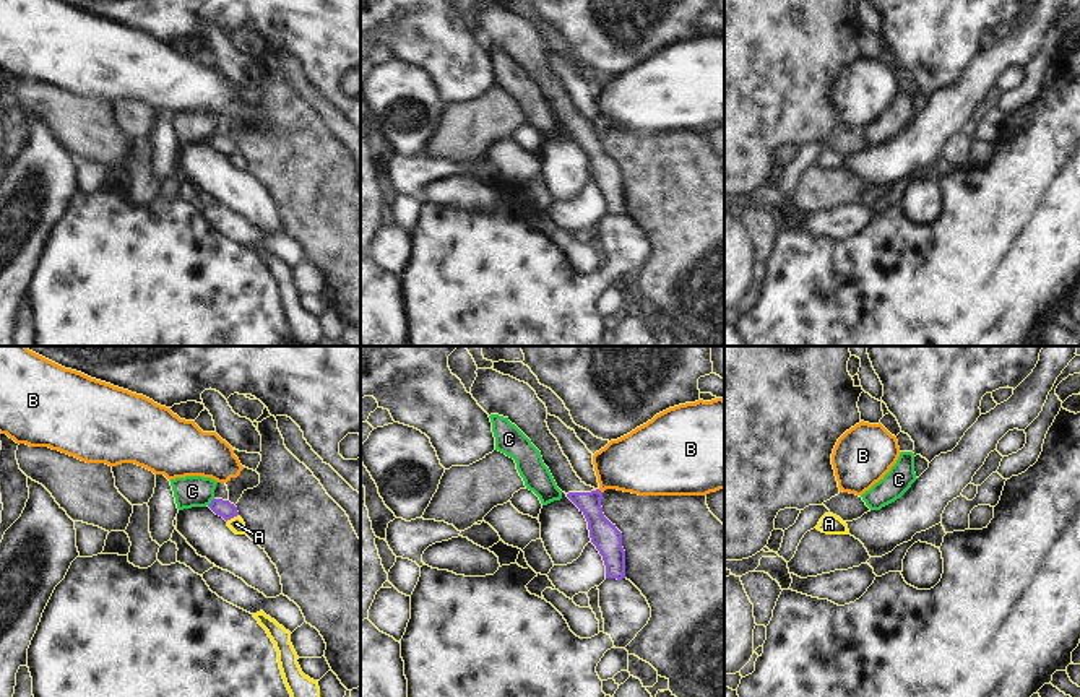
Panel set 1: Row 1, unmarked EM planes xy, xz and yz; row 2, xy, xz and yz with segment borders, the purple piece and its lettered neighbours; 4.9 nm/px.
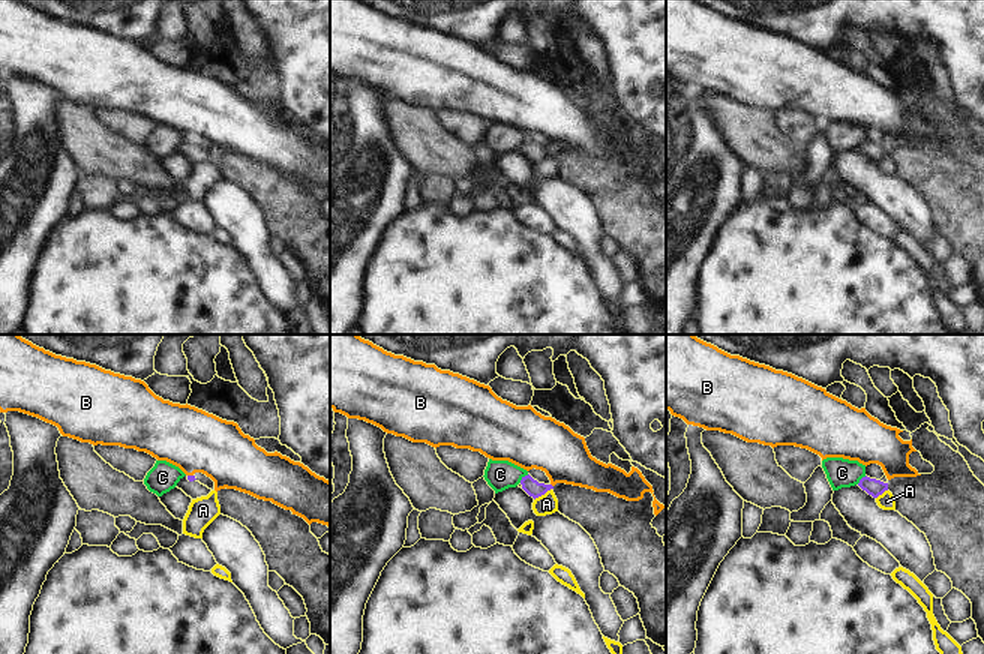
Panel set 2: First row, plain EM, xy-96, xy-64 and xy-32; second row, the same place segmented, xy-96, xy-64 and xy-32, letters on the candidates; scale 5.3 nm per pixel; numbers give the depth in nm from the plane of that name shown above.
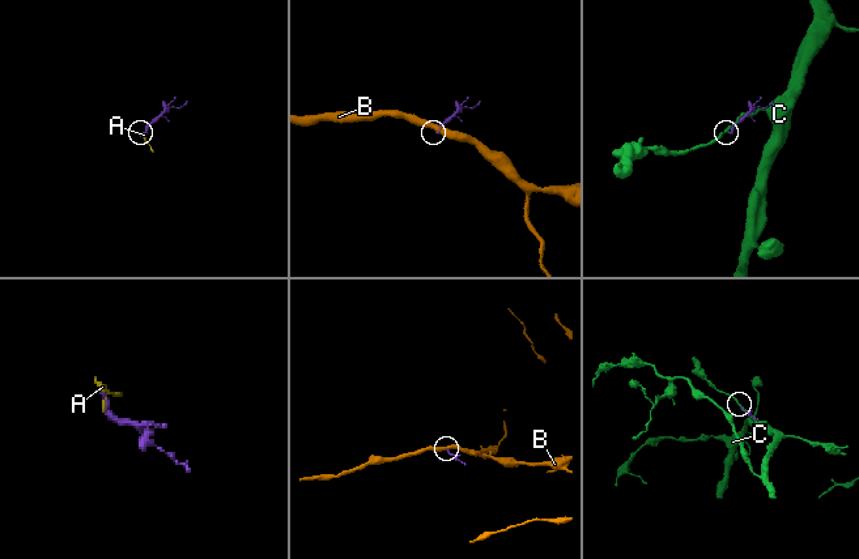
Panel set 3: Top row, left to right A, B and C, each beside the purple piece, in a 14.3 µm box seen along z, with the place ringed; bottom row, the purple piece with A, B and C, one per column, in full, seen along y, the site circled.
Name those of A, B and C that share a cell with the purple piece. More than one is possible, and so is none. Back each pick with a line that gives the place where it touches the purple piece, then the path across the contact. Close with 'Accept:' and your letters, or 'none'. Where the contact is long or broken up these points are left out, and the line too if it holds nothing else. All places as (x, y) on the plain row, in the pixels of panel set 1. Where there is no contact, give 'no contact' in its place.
Accept: none

